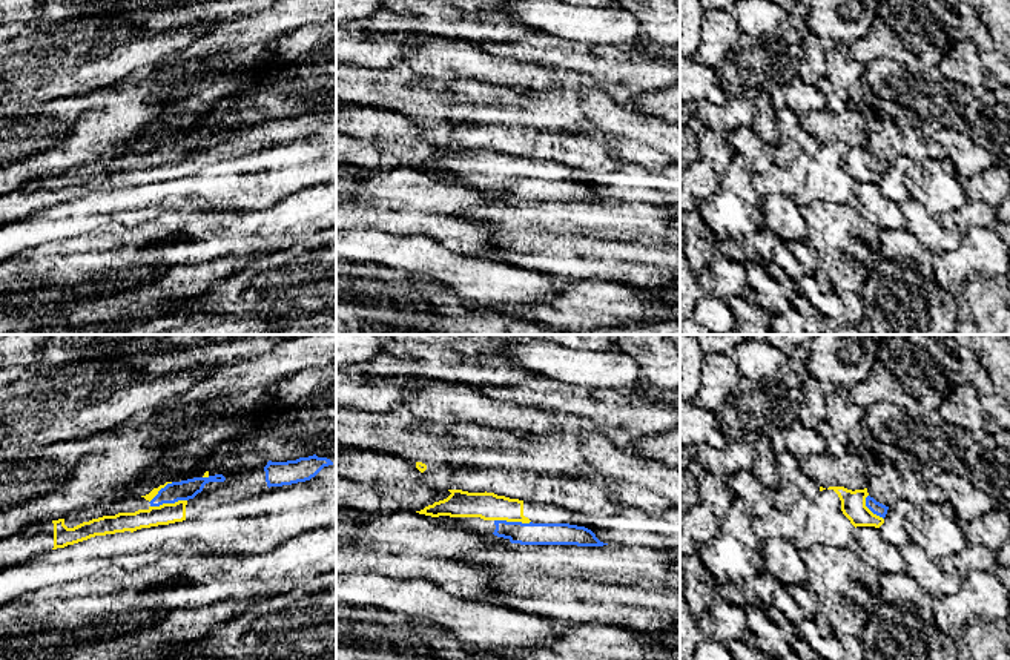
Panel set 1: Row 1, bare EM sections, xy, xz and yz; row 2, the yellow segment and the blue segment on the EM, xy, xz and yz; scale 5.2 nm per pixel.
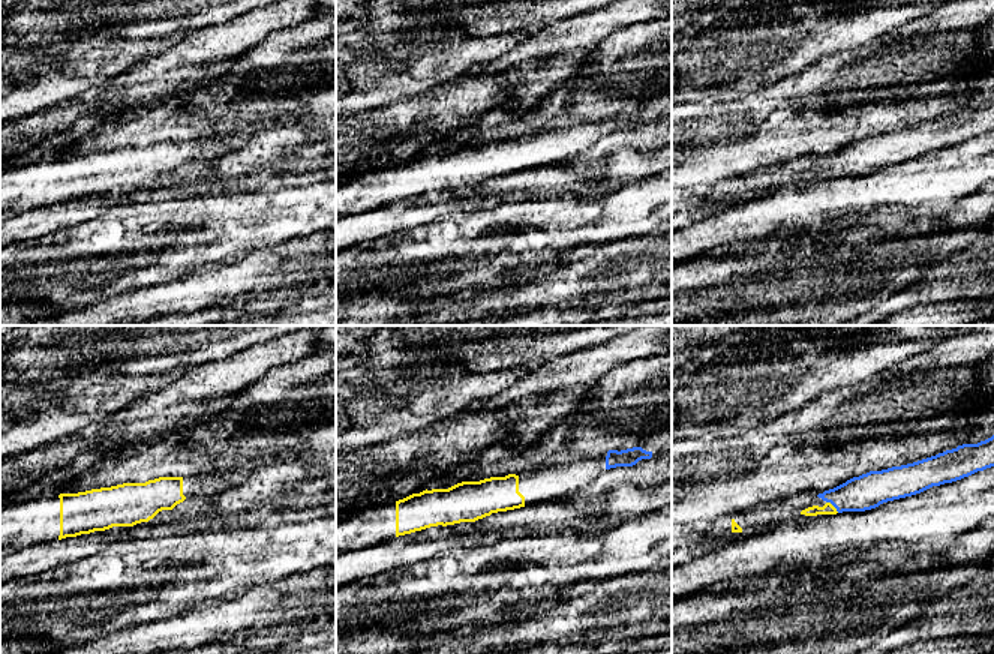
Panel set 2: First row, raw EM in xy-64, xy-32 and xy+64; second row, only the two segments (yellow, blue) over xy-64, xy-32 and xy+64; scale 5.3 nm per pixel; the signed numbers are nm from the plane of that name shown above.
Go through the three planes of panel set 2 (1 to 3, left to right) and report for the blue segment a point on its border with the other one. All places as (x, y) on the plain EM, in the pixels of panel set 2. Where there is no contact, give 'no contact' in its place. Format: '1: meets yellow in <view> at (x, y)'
1: no contact
2: no contact
3: meets yellow in xy+64 at (832, 170)

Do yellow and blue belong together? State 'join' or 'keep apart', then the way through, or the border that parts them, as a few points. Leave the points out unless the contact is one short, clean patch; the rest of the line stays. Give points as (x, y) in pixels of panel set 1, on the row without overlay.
join; runs through xy (168, 169), (168, 160), (184, 146)

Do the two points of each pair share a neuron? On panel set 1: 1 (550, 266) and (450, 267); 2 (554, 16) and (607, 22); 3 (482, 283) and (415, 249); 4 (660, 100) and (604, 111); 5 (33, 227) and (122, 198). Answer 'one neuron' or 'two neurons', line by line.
1: two neurons
2: one neuron
3: one neuron
4: two neurons
5: one neuron

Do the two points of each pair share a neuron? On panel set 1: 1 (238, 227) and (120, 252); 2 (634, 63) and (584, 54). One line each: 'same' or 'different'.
1: same
2: same

